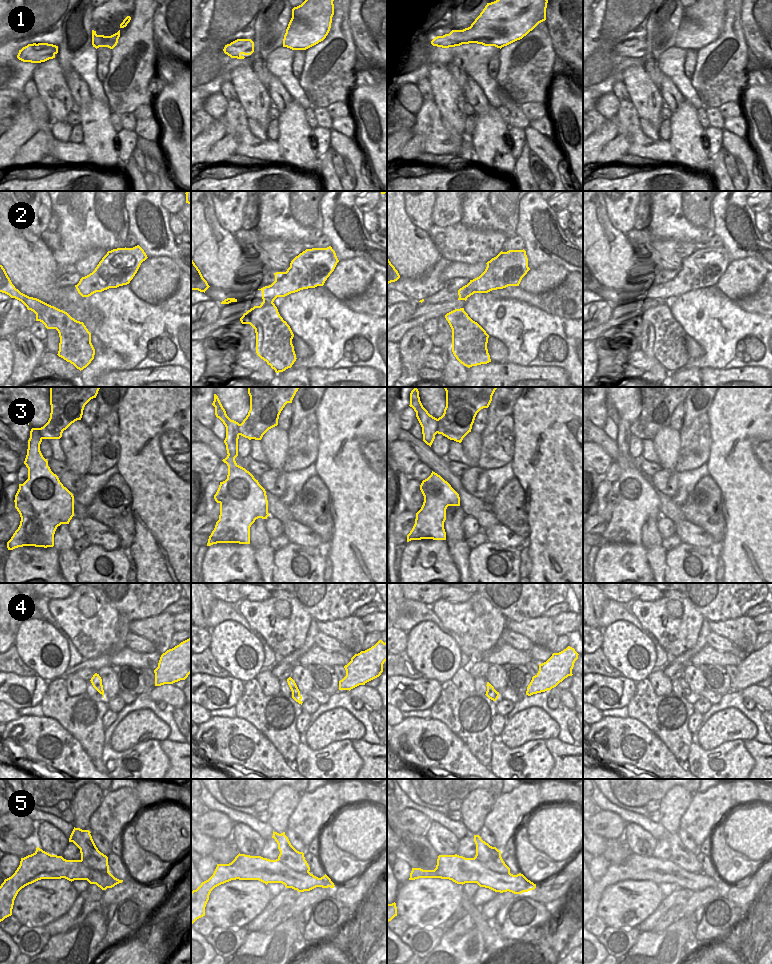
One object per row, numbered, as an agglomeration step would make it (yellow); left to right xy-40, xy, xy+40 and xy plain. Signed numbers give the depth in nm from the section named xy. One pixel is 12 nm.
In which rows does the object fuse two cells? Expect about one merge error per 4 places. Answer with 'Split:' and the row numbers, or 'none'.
Split: 2, 3, 5.

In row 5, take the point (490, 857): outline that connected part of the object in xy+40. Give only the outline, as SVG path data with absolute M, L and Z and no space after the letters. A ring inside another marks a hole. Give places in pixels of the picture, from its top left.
M474 835L477 858L485 867L499 874L510 874L510 868L501 857L501 851L483 841L479 835Z

